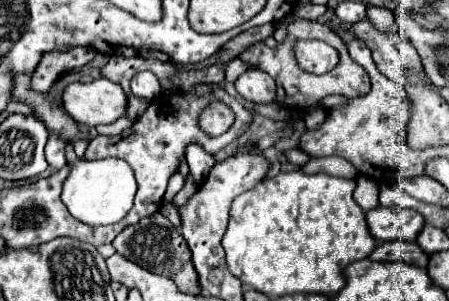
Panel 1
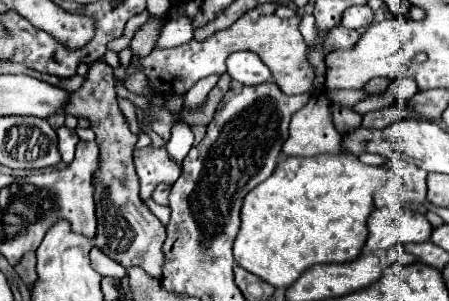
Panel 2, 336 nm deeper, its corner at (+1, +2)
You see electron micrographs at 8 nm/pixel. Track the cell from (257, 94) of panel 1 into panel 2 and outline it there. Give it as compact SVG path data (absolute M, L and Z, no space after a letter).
M236 51L226 59L228 75L242 85L260 85L272 79L270 69L252 51Z

